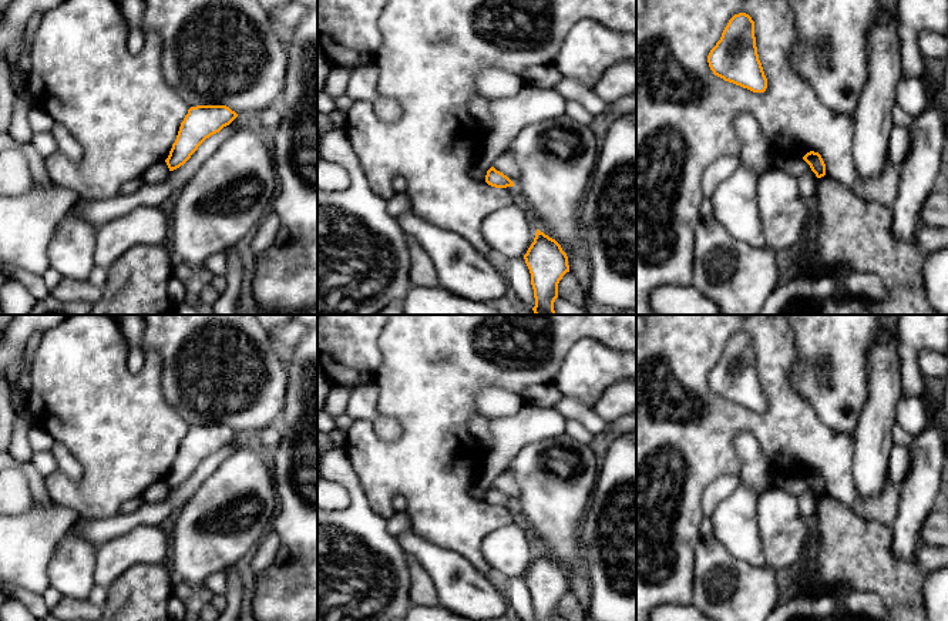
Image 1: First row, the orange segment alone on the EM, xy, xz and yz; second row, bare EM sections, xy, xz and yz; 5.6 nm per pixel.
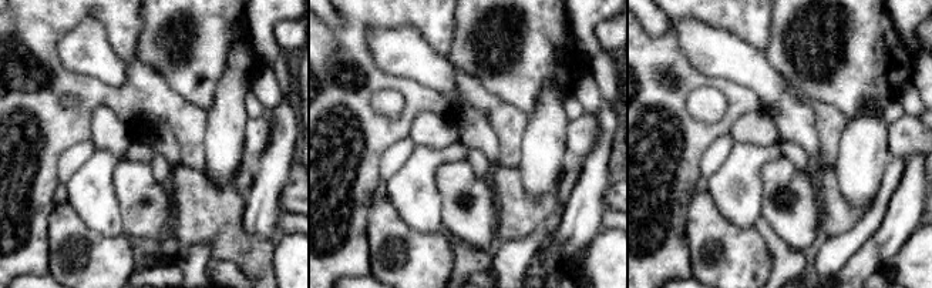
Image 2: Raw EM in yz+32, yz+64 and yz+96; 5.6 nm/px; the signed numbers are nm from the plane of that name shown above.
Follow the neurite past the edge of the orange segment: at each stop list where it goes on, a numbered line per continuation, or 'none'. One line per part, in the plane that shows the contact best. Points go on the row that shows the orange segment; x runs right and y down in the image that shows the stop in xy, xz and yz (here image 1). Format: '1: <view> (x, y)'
none

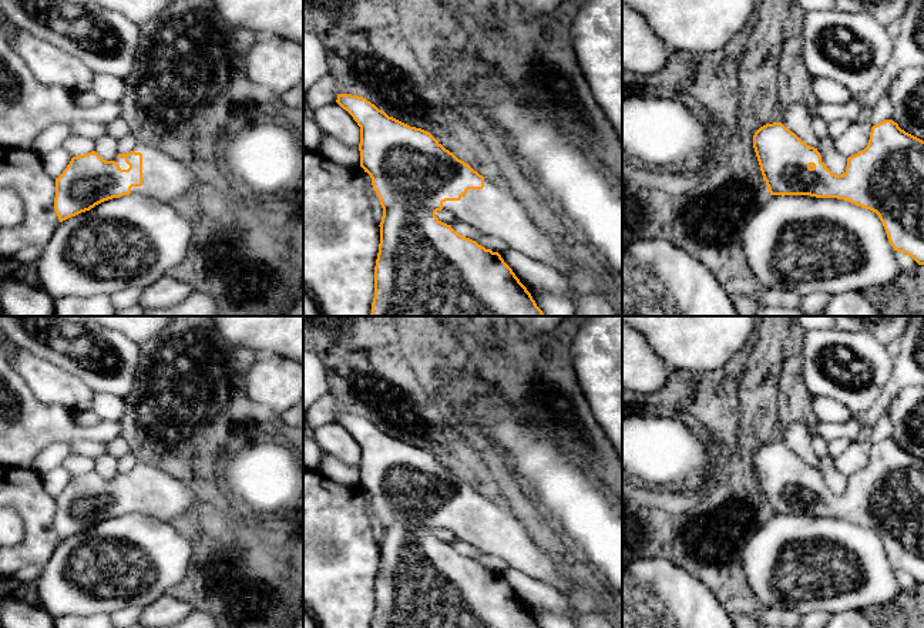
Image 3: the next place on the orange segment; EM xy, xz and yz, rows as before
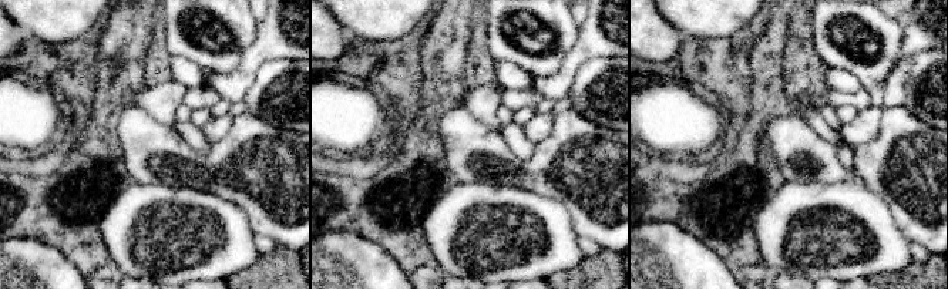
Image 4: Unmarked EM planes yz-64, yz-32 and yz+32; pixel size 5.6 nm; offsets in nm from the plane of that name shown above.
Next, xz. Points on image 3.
1: xz (493, 210)

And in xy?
1: xy (165, 178)

